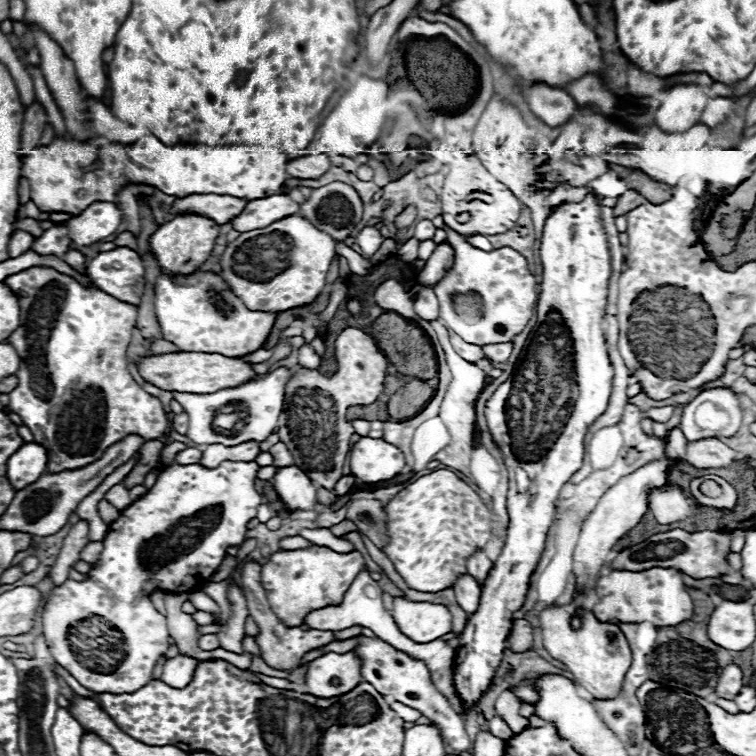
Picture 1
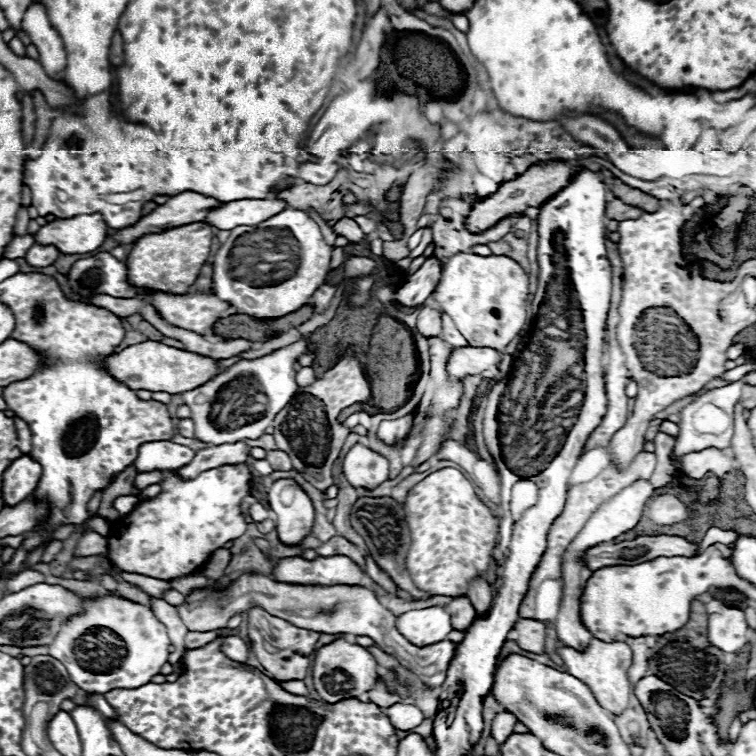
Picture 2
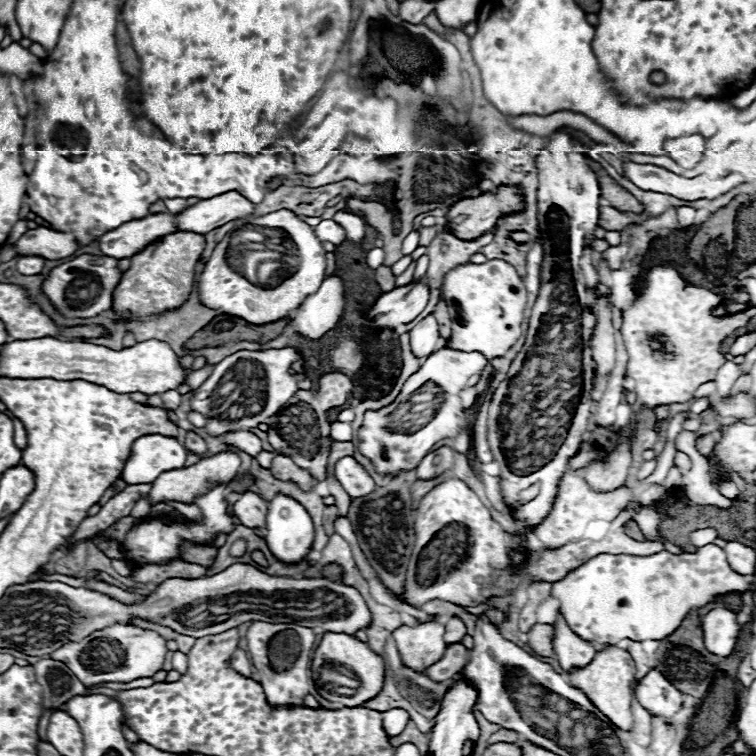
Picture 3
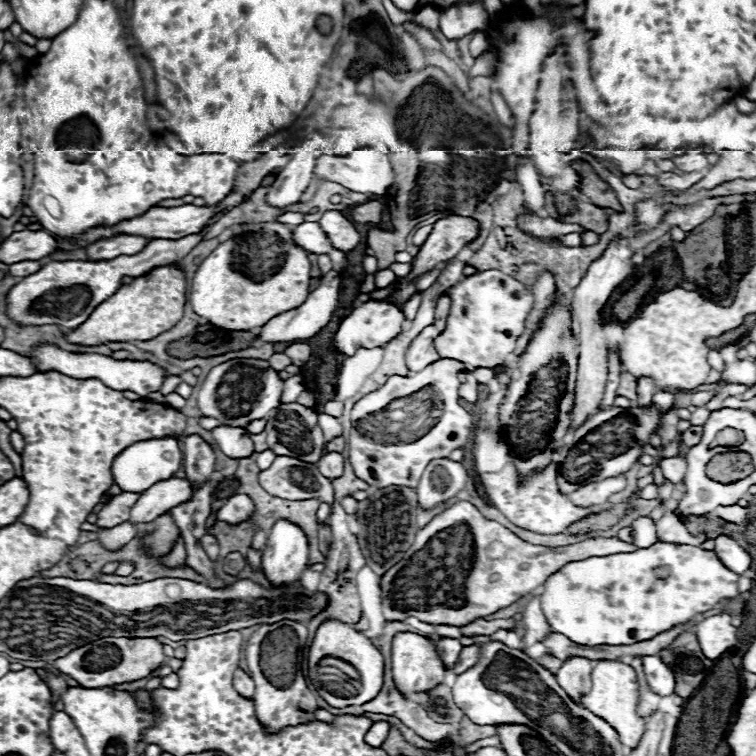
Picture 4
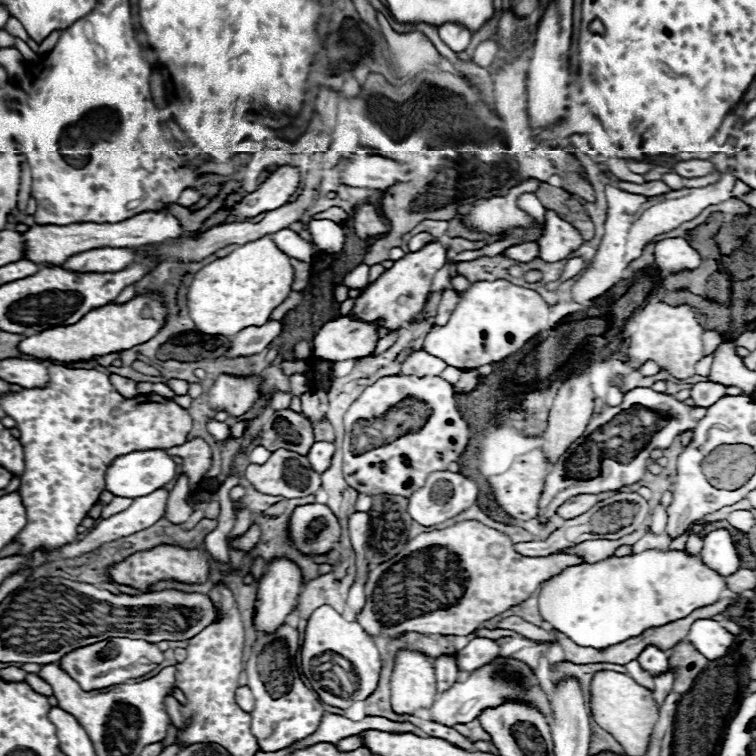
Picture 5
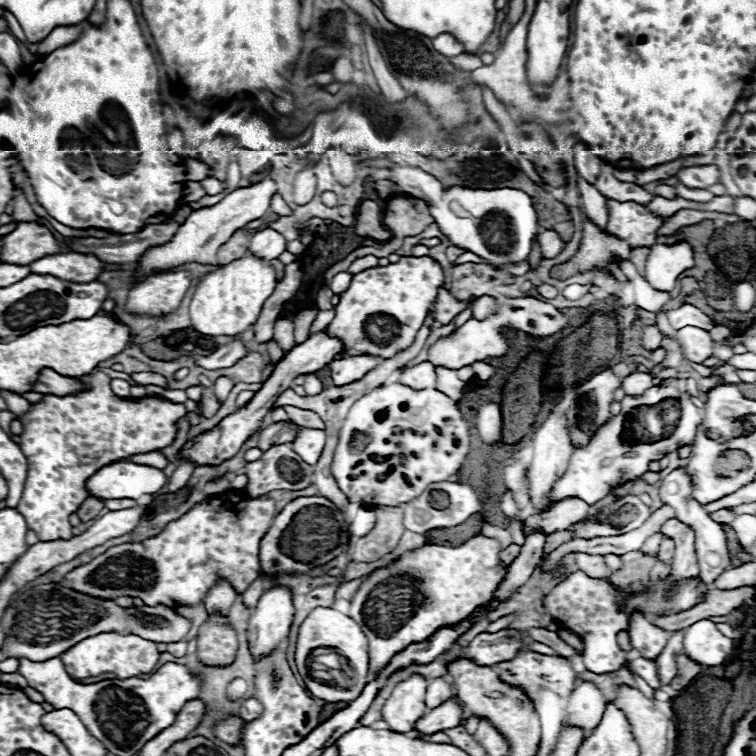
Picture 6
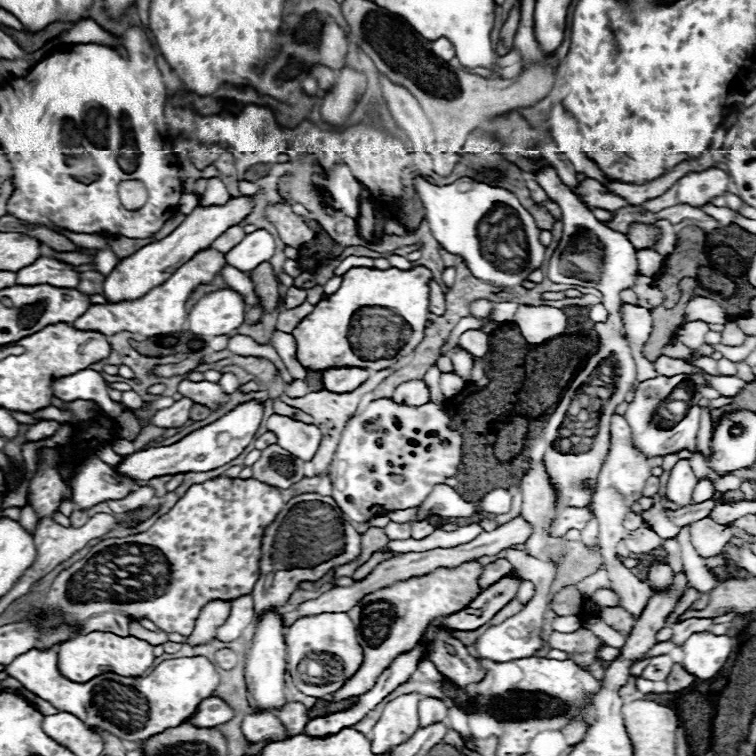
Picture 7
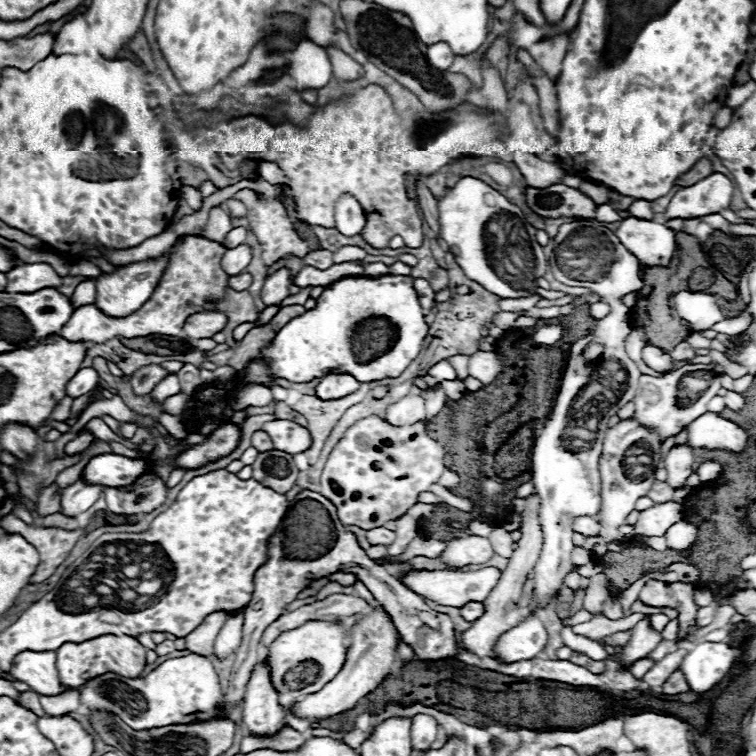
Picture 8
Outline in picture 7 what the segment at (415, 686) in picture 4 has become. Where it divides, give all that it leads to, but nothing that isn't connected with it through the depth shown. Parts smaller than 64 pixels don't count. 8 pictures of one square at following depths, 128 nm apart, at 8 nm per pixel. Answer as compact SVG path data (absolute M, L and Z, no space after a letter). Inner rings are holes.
M402 694L390 700L376 726L372 728L372 748L374 752L388 752L392 746L402 744L410 732L418 728L418 702L420 694Z

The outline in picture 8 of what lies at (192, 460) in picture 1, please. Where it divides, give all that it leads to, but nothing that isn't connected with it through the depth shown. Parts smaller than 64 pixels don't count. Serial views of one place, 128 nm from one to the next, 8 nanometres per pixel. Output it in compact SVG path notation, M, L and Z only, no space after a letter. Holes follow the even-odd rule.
M78 478L62 492L62 514L78 516L80 512L88 510L104 490L104 484L86 484L82 478Z

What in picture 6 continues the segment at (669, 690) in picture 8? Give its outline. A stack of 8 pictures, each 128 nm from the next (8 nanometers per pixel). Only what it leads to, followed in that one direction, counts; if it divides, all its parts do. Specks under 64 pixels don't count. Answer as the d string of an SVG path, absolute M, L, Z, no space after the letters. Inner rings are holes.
M678 654L676 666L678 666L678 674L672 680L672 684L670 684L674 690L682 690L684 686L688 686L702 670L702 666L698 662L694 662L692 658L688 658L686 654Z

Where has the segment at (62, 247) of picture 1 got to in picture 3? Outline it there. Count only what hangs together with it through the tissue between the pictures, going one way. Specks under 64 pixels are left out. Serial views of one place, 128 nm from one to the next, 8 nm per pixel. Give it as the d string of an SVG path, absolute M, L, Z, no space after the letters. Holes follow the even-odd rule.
M20 256L16 262L16 268L20 274L40 274L46 264L46 258L42 256Z

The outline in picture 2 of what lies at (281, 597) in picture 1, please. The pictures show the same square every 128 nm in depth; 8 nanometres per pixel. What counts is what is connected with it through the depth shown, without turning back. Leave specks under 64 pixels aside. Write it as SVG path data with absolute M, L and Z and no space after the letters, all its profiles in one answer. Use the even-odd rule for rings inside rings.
M300 556L282 558L274 570L272 580L286 584L310 584L310 586L338 586L338 584L362 584L364 572L348 556L318 556L316 560L304 560Z

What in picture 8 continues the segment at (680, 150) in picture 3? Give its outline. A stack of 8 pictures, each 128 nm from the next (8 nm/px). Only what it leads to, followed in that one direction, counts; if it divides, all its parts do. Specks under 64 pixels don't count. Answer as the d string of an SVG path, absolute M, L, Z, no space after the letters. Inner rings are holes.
M714 172L692 186L680 188L670 200L664 216L666 220L672 218L688 220L708 214L718 214L722 208L730 206L732 192L734 192L732 182L724 174Z

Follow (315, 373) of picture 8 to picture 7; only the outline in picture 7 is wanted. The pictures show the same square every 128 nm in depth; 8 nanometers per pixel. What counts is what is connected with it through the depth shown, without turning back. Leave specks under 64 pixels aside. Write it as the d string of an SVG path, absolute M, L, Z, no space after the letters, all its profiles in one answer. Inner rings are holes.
M416 266L410 270L398 270L398 268L388 268L388 270L376 270L376 268L352 268L350 272L344 274L342 286L330 294L326 300L314 306L314 312L306 316L298 328L292 332L294 338L298 340L298 354L296 358L300 364L308 370L326 370L326 368L340 368L340 366L360 366L360 368L374 368L382 370L398 362L398 358L410 354L416 344L424 336L424 324L428 320L428 300L430 300L430 288L428 282L432 280L432 272L424 266ZM362 306L382 306L394 310L398 316L402 316L412 328L406 344L398 350L396 356L392 358L382 358L376 362L362 360L356 356L348 336L350 336L350 322L356 310Z

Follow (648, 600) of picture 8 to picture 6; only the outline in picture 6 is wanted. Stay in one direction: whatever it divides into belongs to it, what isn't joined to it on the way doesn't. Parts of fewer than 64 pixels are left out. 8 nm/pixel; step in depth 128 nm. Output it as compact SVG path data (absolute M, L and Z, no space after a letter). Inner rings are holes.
M664 538L662 544L660 544L660 550L658 550L658 558L668 562L668 560L672 560L672 554L674 554L674 540L672 538Z

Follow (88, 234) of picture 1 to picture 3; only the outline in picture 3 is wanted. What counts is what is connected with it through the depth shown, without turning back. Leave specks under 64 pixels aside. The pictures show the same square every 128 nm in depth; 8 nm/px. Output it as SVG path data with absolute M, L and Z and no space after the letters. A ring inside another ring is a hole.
M46 226L28 230L14 246L20 256L46 256L48 260L72 256L80 248L68 232L58 232Z

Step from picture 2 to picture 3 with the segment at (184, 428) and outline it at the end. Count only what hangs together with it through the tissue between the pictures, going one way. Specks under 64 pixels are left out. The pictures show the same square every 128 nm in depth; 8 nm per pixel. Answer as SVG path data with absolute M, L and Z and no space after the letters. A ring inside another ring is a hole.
M186 432L184 434L184 446L196 454L202 454L202 456L208 456L208 448L206 448L206 442L196 434L196 432Z

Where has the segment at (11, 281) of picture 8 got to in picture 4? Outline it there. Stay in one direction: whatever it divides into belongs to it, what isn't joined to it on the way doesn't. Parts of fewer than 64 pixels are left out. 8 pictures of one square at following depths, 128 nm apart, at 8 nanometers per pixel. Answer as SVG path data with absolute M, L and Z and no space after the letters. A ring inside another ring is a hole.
M118 234L112 238L104 238L86 248L88 260L112 260L122 254L132 256L132 254L142 252L148 242L150 242L150 238L134 236L134 234Z

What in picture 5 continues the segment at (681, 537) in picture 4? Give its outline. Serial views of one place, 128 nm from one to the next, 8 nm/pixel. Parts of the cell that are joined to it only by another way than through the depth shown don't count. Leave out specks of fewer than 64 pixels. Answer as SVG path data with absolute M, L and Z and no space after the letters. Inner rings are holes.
M662 532L662 534L646 534L644 538L640 538L632 548L634 548L634 554L638 554L638 552L644 552L644 550L650 550L650 548L668 548L670 544L672 544L674 540L666 534L666 532Z

